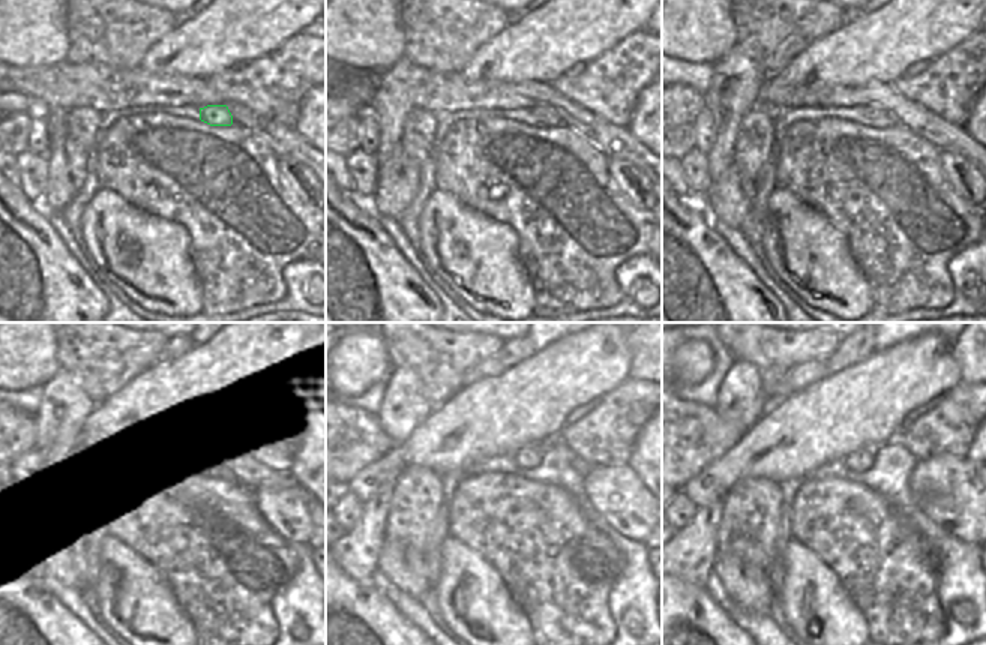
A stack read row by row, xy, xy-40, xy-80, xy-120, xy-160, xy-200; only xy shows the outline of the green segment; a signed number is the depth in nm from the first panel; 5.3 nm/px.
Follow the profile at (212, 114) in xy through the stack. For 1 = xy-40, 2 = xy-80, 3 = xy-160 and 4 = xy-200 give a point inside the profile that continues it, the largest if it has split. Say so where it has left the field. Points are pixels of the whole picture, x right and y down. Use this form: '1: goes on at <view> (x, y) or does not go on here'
1: goes on at xy-40 (547, 117)
2: goes on at xy-80 (881, 119)
3: goes on at xy-160 (527, 458)
4: goes on at xy-200 (860, 461)

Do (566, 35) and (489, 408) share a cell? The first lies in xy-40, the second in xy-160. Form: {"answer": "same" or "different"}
{"answer": "same"}

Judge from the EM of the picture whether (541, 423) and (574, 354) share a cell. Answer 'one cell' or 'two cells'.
one cell

